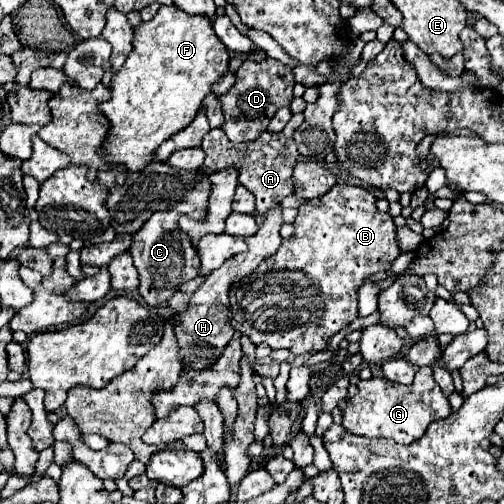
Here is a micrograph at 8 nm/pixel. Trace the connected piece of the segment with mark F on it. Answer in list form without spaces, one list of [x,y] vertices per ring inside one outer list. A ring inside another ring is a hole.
[[[162,5],[150,21],[138,25],[134,29],[132,45],[134,49],[128,55],[126,63],[112,77],[110,101],[100,103],[100,111],[112,125],[102,153],[106,155],[106,161],[114,165],[124,163],[128,169],[140,171],[152,161],[150,155],[162,141],[192,123],[192,117],[196,117],[196,111],[202,107],[202,99],[212,93],[212,85],[228,71],[228,49],[216,37],[212,19],[208,19],[206,15],[188,15],[176,5]]]

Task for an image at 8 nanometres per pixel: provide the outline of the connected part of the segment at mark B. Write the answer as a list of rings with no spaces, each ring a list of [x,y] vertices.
[[[336,183],[328,193],[306,199],[298,207],[294,229],[294,235],[288,241],[282,241],[278,253],[264,259],[254,273],[232,287],[230,303],[232,327],[242,335],[248,335],[252,343],[266,343],[272,349],[286,347],[294,355],[300,355],[304,351],[326,349],[328,337],[356,319],[358,287],[368,275],[390,269],[392,261],[402,253],[402,249],[396,239],[392,215],[376,209],[376,197],[368,189],[346,183]]]

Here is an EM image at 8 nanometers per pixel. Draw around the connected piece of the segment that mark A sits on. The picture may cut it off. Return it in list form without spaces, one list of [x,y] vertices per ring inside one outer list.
[[[212,129],[202,139],[202,147],[206,151],[204,165],[210,171],[222,171],[222,169],[238,169],[238,183],[246,187],[256,197],[256,223],[264,223],[266,211],[280,205],[280,201],[292,193],[292,169],[298,159],[298,151],[292,139],[284,137],[282,133],[260,133],[258,139],[246,141],[246,143],[232,143],[222,129]]]

